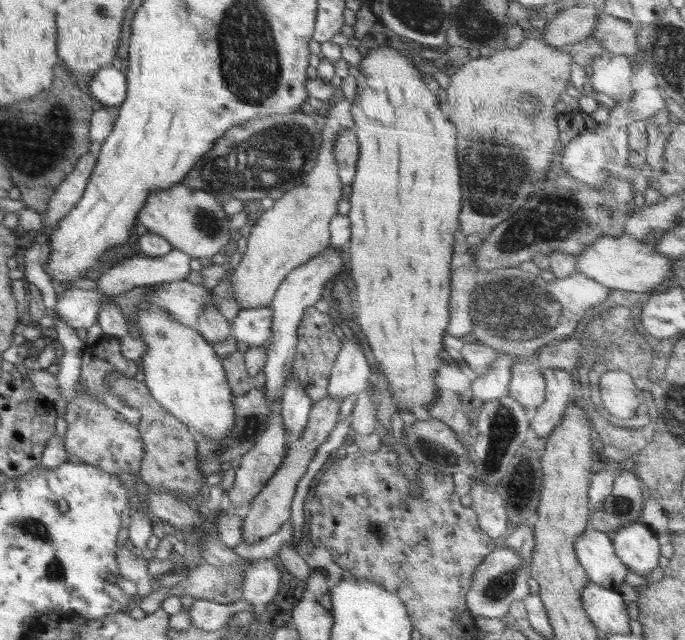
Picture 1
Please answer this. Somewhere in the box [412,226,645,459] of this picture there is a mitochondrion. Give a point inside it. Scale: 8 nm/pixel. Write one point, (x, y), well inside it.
(513, 310)

